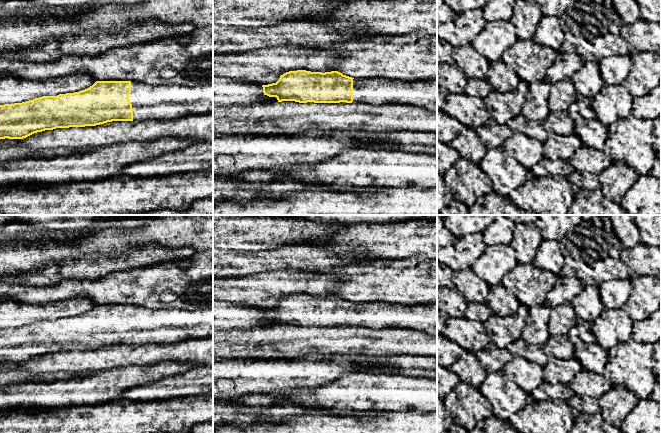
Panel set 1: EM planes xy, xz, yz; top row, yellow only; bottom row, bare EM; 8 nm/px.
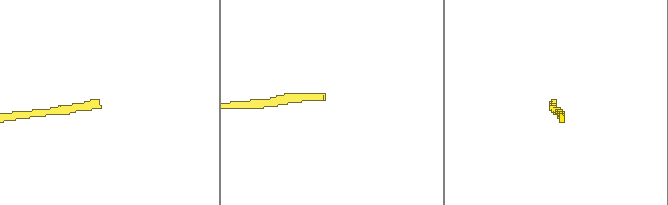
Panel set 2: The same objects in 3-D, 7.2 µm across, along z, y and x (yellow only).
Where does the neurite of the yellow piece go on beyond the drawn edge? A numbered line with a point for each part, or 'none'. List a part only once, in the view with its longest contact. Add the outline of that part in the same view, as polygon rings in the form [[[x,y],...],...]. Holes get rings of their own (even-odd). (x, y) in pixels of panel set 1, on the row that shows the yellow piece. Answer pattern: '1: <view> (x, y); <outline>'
1: xy (162, 102); [[[213,80],[188,85],[147,85],[131,81],[133,121],[172,120],[213,113]]]

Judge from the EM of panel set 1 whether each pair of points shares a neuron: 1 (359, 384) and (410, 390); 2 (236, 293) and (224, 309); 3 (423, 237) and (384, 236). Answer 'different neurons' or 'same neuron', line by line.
1: same neuron
2: different neurons
3: same neuron

